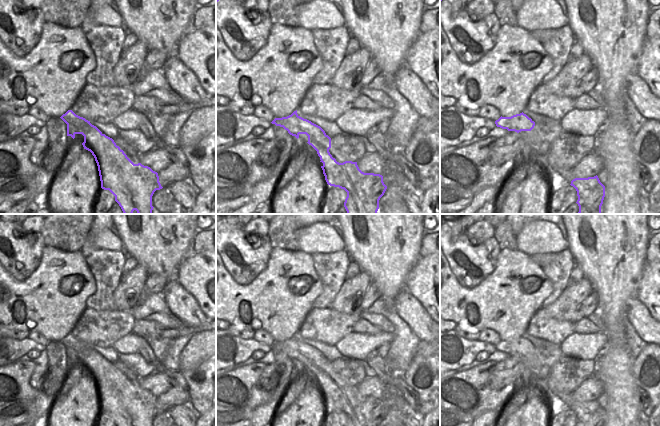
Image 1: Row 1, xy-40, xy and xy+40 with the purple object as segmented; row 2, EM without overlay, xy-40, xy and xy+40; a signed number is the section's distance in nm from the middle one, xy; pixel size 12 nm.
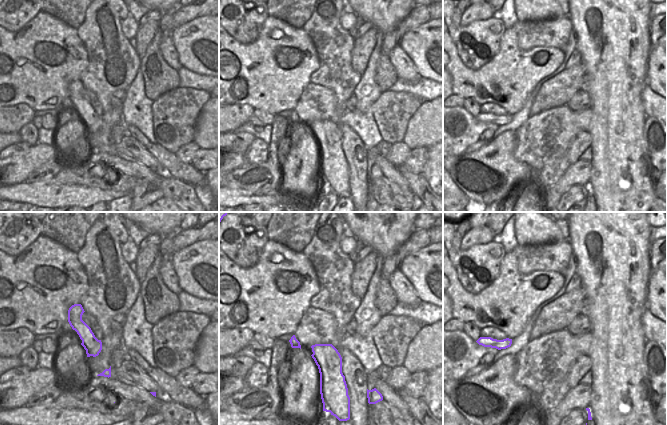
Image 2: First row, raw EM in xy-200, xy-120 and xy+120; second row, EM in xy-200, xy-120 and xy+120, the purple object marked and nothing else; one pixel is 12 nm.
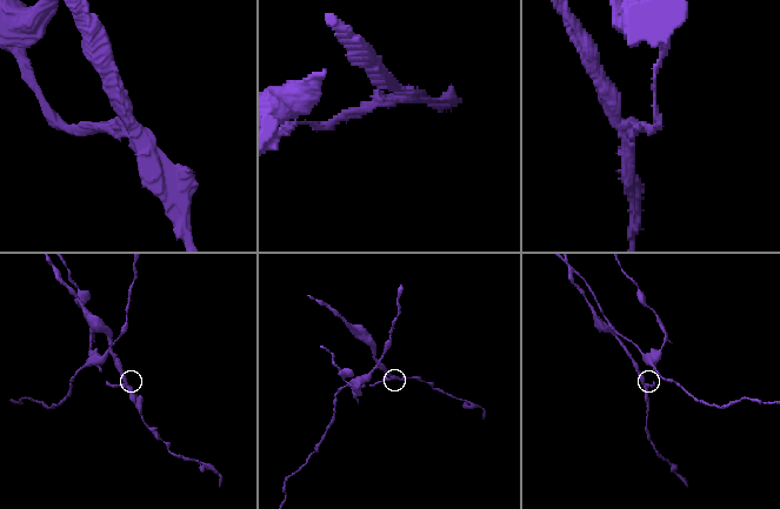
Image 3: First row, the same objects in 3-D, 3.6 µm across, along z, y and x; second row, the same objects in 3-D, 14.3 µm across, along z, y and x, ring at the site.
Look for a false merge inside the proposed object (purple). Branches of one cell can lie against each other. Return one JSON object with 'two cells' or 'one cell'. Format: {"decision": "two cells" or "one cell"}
{"decision": "two cells"}

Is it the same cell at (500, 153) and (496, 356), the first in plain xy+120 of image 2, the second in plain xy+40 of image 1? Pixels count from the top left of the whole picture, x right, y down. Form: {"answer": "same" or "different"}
{"answer": "different"}

